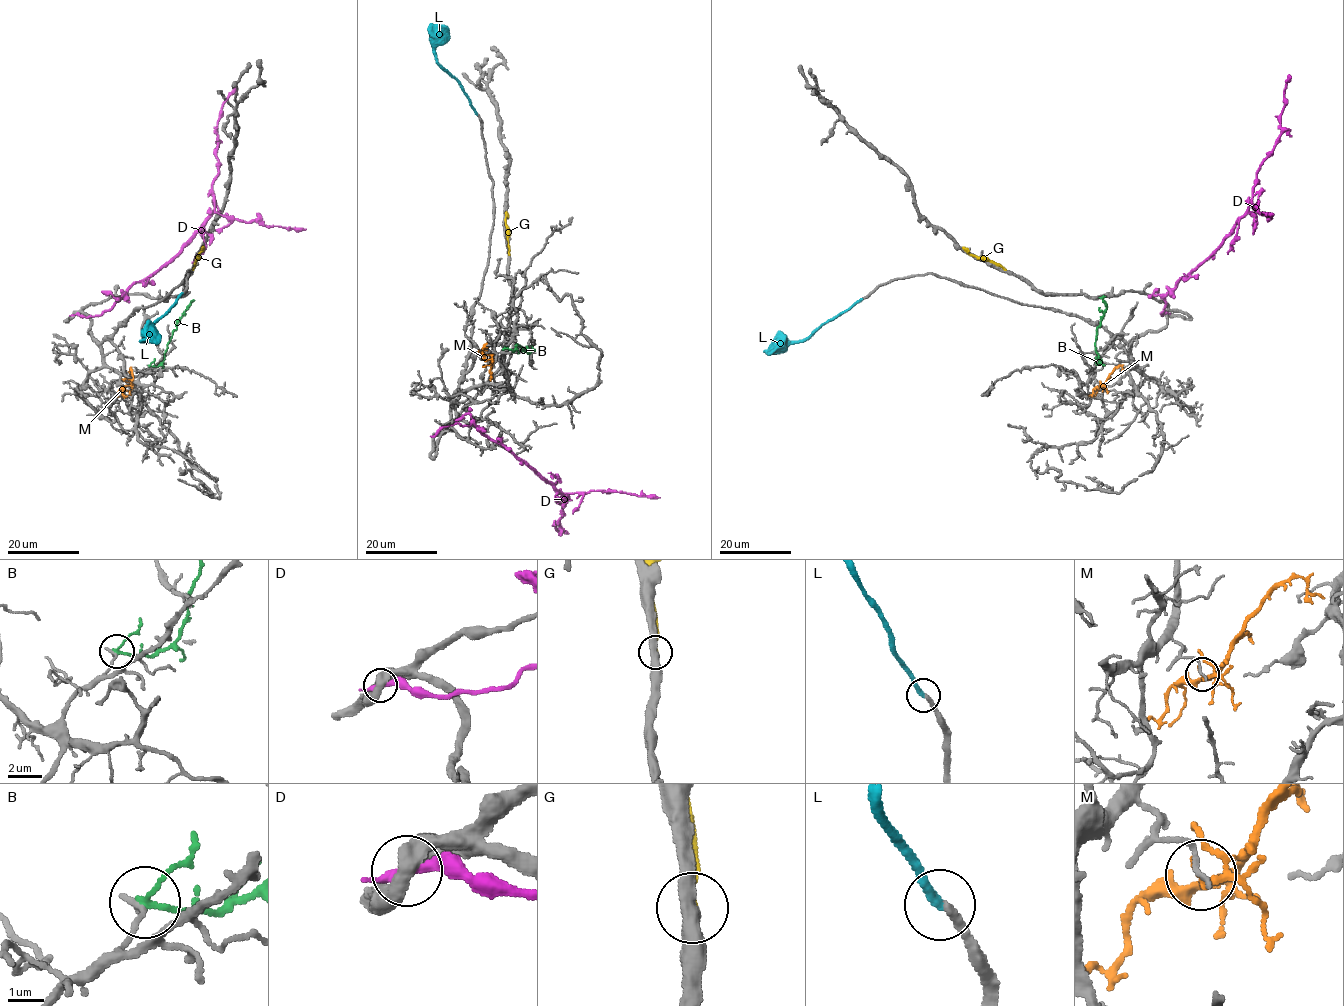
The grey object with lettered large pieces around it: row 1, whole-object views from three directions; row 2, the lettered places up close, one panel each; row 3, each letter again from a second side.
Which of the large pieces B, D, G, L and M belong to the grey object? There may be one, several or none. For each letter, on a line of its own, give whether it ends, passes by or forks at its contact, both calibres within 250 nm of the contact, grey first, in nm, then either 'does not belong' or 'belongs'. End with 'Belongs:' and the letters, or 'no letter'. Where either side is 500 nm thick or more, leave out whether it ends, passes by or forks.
B: it passes by; calibres 200 and 160 nm; does not belong
D: it ends; calibres 440 and 400 nm; does not belong
G: it ends; calibres 420 and 200 nm; does not belong
L: it ends; calibres 280 and 320 nm; belongs
M: it ends; calibres 140 and 130 nm; does not belong
Belongs: L

